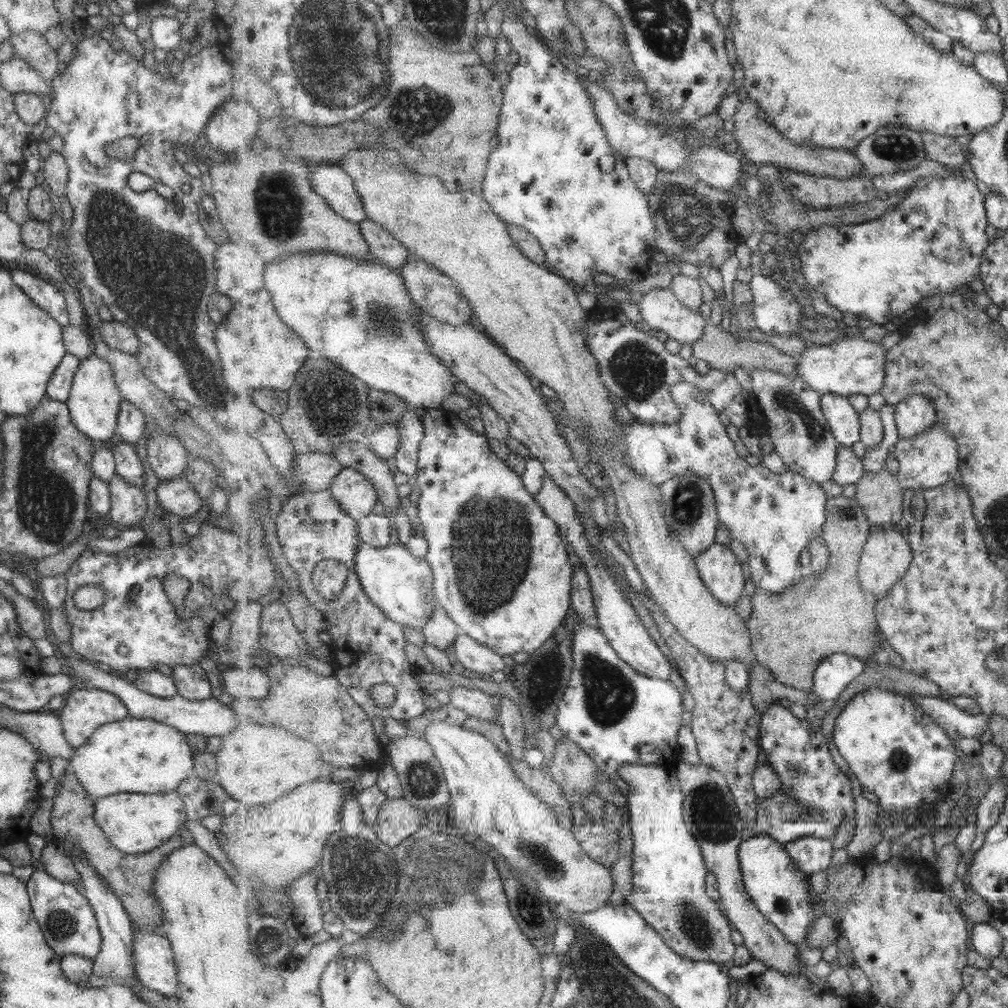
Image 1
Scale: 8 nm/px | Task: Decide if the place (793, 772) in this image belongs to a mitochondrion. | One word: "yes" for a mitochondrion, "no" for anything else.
yes

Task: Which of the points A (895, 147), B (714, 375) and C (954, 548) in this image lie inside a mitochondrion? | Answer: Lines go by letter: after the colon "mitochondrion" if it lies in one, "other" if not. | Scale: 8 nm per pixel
A: mitochondrion
B: other
C: other

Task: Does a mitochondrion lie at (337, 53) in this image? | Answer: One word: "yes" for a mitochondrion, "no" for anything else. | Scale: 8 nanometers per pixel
yes

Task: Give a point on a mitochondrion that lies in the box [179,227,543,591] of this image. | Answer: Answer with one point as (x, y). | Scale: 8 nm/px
(333, 403)

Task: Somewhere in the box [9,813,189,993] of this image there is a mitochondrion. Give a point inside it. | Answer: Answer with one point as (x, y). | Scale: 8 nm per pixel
(61, 925)

